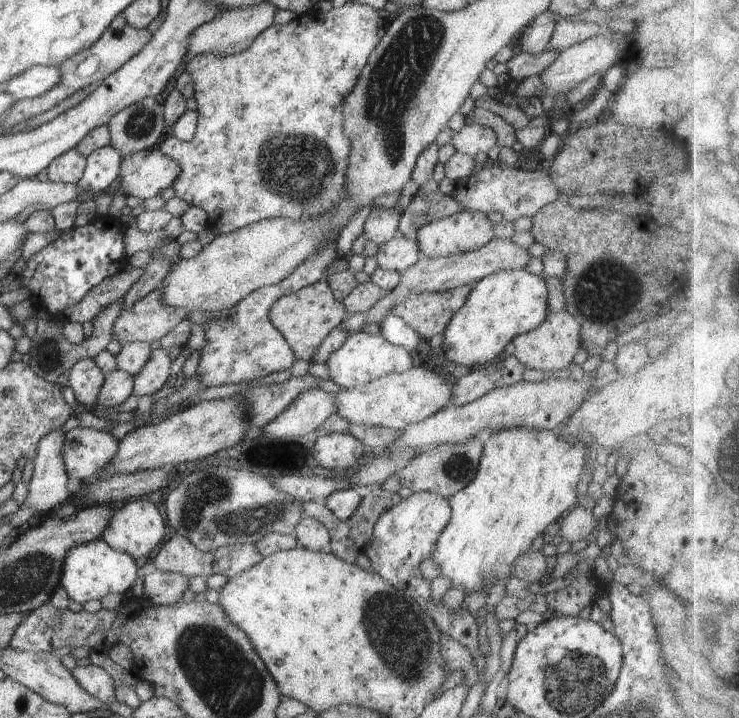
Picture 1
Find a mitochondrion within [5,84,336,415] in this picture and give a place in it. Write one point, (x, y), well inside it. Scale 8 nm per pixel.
(142, 121)

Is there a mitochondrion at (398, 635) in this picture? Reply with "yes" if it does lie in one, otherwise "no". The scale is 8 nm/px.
yes

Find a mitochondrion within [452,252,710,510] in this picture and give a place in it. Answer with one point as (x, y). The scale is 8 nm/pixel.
(590, 285)

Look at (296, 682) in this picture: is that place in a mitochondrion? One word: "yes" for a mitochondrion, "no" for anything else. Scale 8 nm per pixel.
no

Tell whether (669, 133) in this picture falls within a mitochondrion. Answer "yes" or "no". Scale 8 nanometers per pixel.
no

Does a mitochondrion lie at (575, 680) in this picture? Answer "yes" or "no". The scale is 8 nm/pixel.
yes

